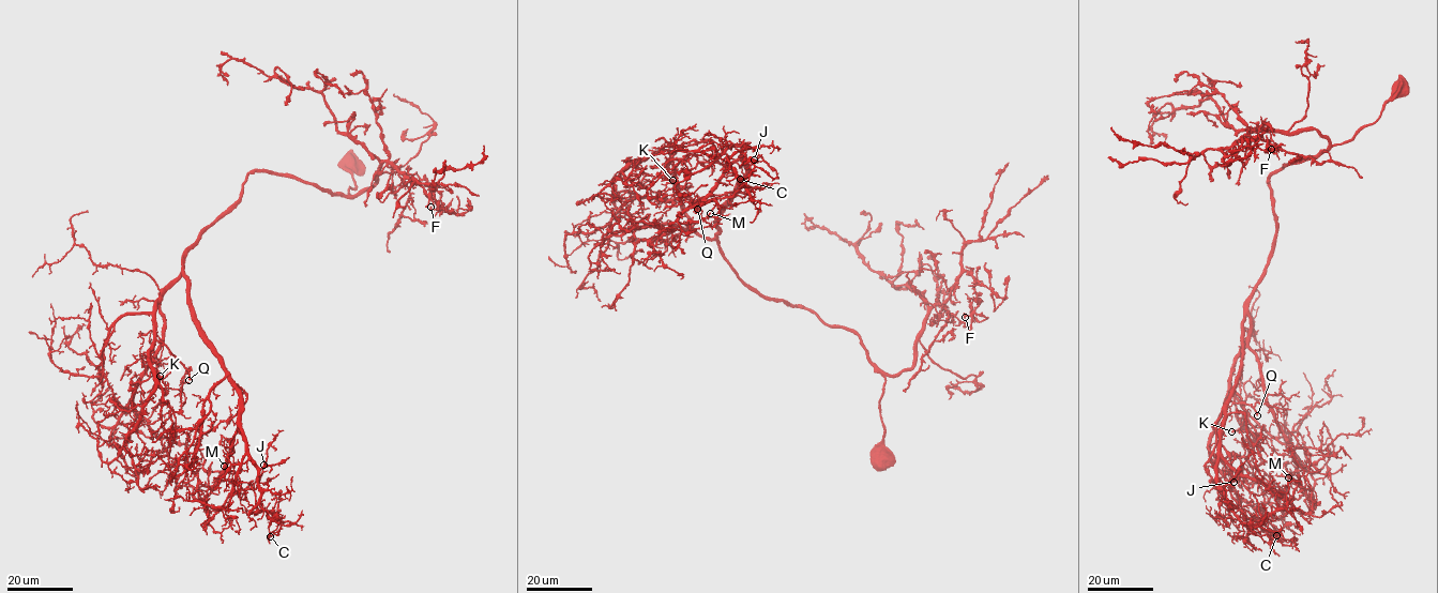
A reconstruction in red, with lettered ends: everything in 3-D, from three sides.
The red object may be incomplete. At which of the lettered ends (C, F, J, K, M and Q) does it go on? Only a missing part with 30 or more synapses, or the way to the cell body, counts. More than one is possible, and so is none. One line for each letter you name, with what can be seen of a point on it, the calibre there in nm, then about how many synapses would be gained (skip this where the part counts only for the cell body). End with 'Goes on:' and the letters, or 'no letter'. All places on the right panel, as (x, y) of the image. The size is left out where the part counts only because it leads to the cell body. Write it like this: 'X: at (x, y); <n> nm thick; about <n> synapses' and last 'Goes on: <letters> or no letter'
Q: at (1257, 415); 280 nm thick; about 70 synapses
Goes on: Q

